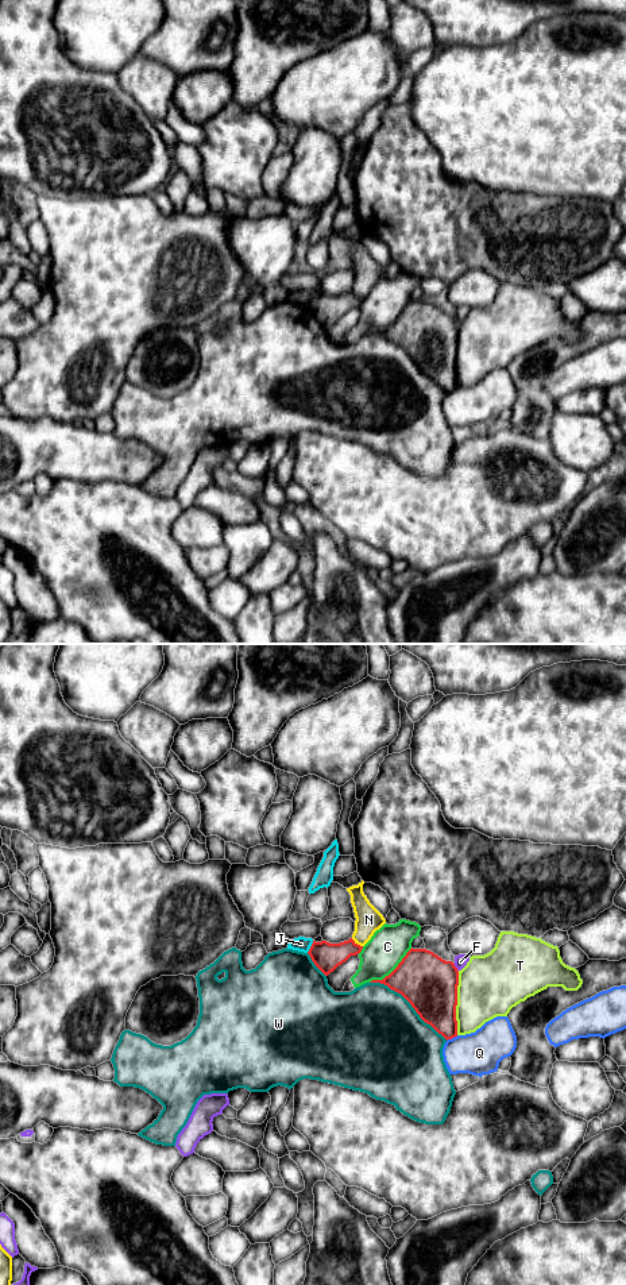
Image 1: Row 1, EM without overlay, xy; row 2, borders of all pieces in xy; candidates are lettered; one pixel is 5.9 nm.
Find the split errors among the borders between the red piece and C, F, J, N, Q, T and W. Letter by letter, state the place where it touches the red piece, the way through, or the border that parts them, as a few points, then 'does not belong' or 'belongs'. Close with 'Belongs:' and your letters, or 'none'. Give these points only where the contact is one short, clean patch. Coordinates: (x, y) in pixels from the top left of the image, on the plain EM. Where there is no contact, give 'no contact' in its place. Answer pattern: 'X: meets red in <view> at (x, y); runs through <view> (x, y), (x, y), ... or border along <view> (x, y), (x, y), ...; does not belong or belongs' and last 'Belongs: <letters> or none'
C: meets red in xy at (393, 323); does not belong
F: meets red in xy at (456, 320); does not belong
J: meets red in xy at (310, 298); border along xy (313, 293), (306, 304); does not belong
N: meets red in xy at (356, 296); border along xy (351, 290), (362, 298); does not belong
Q: meets red in xy at (452, 389); does not belong
T: meets red in xy at (456, 355); does not belong
W: meets red in xy at (410, 355); does not belong
Belongs: none

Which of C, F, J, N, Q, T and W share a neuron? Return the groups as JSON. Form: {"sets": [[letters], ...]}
{"sets": [["C"], ["F"], ["J"], ["N"], ["Q"], ["T"], ["W"]]}

